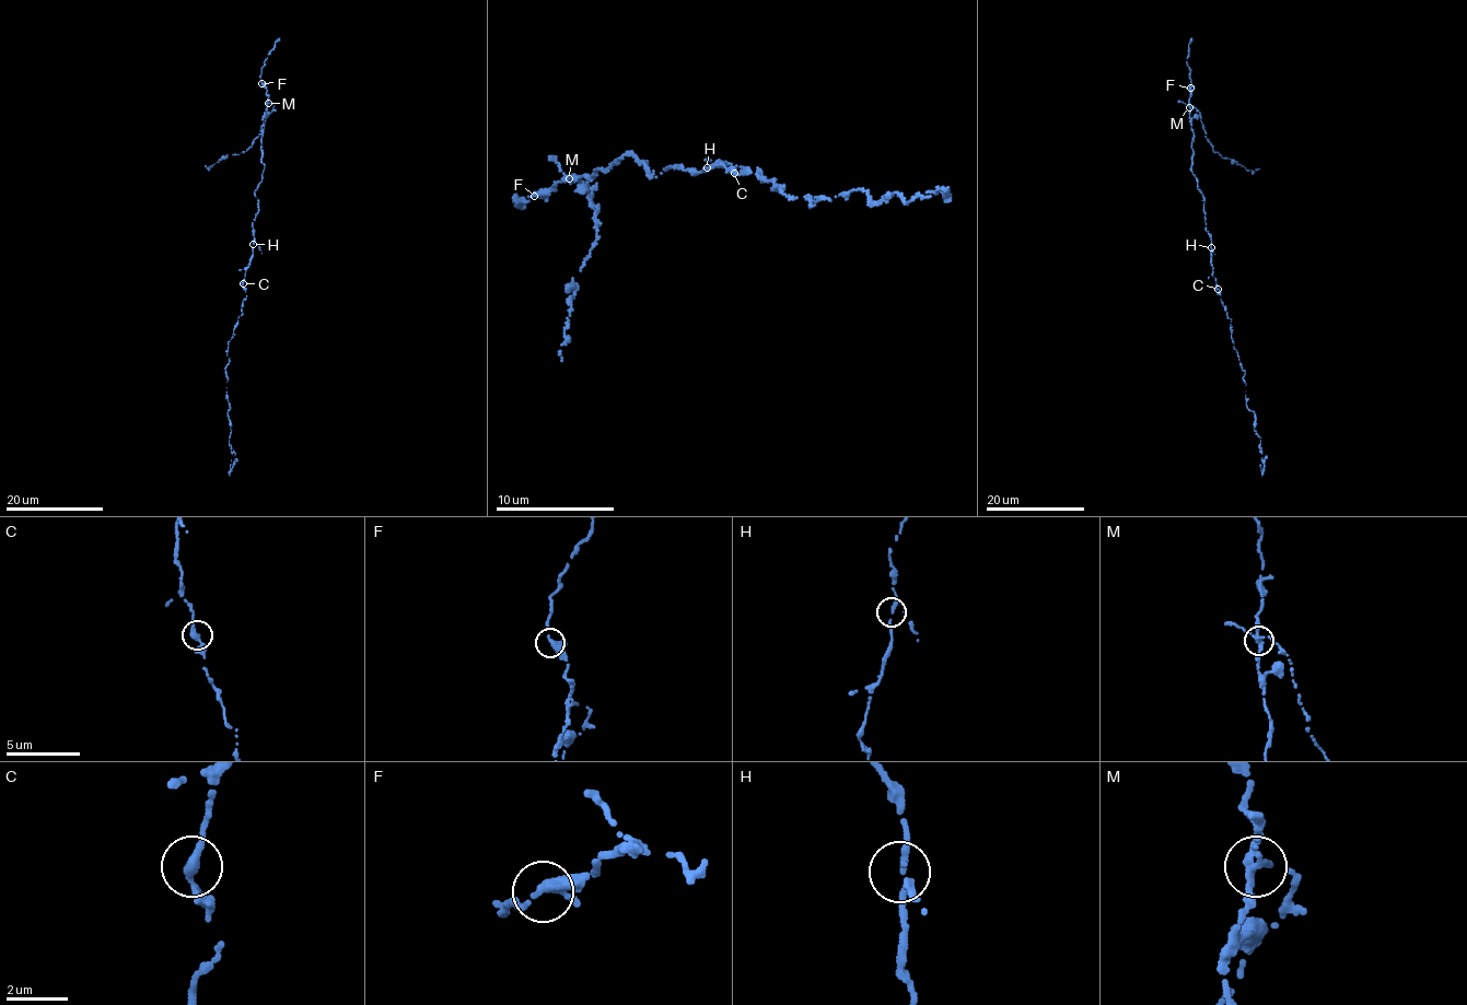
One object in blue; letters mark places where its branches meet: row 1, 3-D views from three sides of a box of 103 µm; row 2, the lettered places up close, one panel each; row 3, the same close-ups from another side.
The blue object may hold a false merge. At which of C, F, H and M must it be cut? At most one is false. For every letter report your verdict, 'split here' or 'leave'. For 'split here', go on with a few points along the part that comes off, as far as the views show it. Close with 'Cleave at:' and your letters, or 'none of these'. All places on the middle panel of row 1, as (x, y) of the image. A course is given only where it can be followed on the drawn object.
C: leave
F: leave
H: leave
M: split here; course (569, 178), (586, 183), (593, 194), (591, 206), (598, 205), (596, 240), (572, 279), (562, 361)
Cleave at: M

